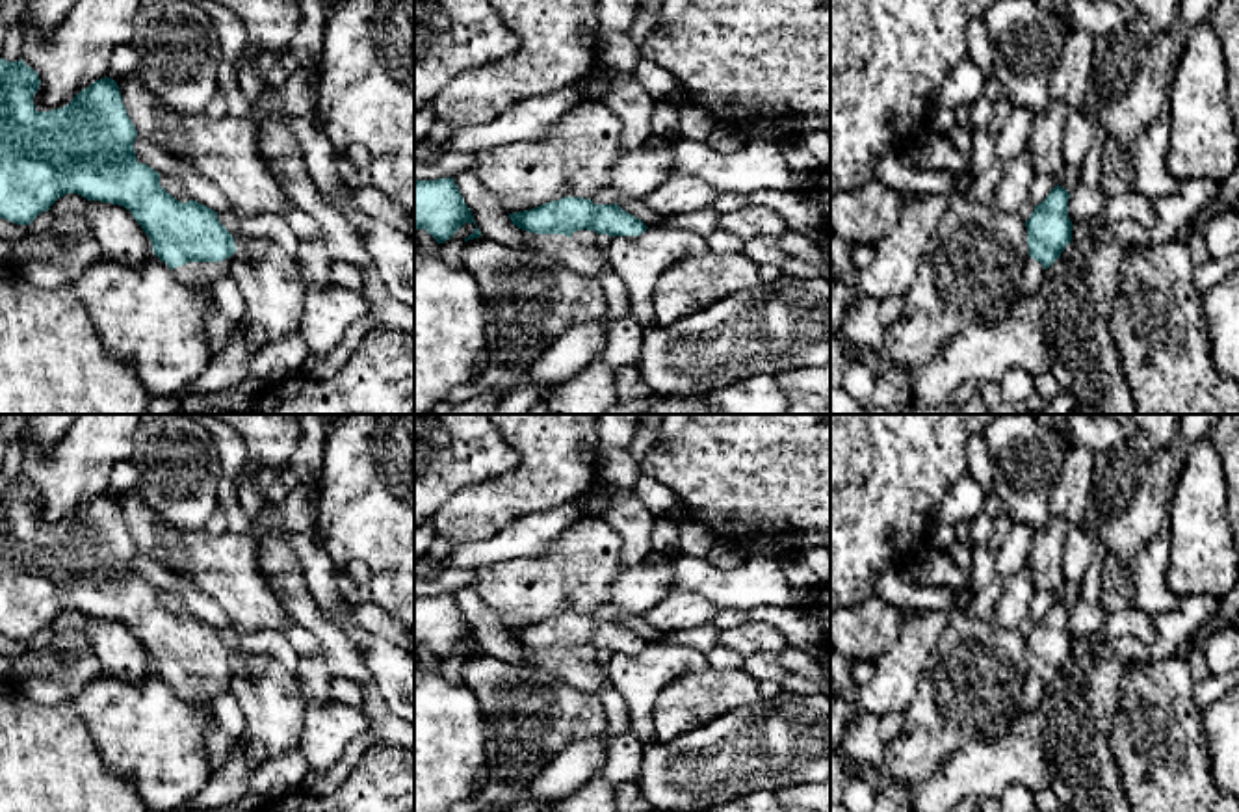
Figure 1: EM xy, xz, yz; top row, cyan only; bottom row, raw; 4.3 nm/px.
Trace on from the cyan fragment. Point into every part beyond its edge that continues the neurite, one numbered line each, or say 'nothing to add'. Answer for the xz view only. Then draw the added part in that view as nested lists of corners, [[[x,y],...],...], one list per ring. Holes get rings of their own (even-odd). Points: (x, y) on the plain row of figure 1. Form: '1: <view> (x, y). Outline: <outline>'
nothing to add

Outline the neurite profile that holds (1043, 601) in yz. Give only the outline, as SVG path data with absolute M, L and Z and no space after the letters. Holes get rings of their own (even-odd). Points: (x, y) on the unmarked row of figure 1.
M1037 591L1033 595L1033 602L1029 606L1029 617L1037 622L1040 621L1050 608L1057 602L1055 593L1050 591Z

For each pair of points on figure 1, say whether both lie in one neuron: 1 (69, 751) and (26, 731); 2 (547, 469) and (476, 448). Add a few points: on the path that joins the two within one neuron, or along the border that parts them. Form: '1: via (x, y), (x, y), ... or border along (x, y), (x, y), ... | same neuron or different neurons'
1: via (58, 751), (47, 751), (38, 742) | same neuron
2: border along (500, 433), (521, 461), (482, 484) | different neurons

